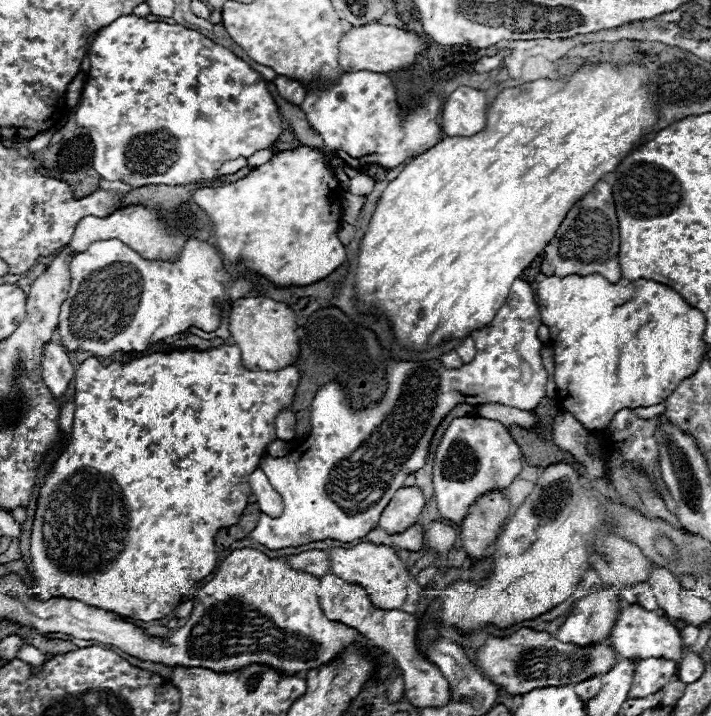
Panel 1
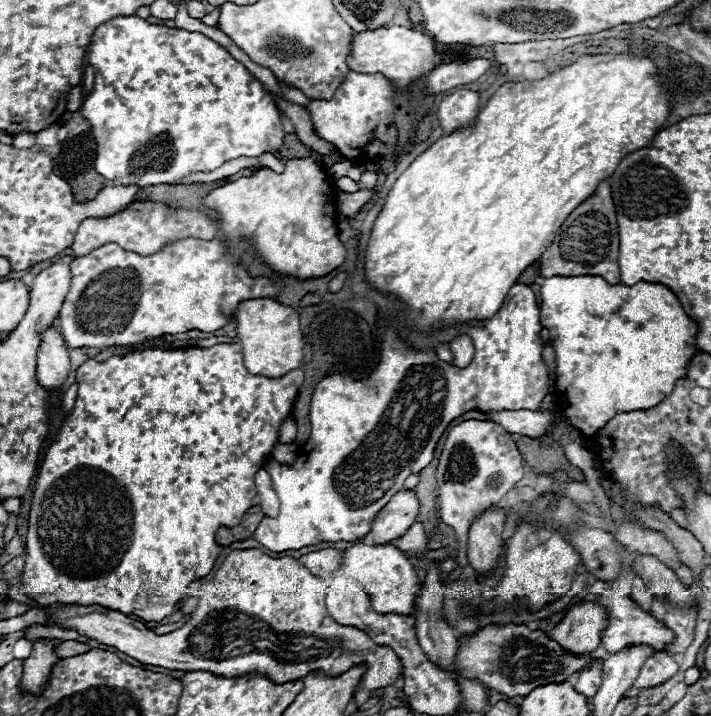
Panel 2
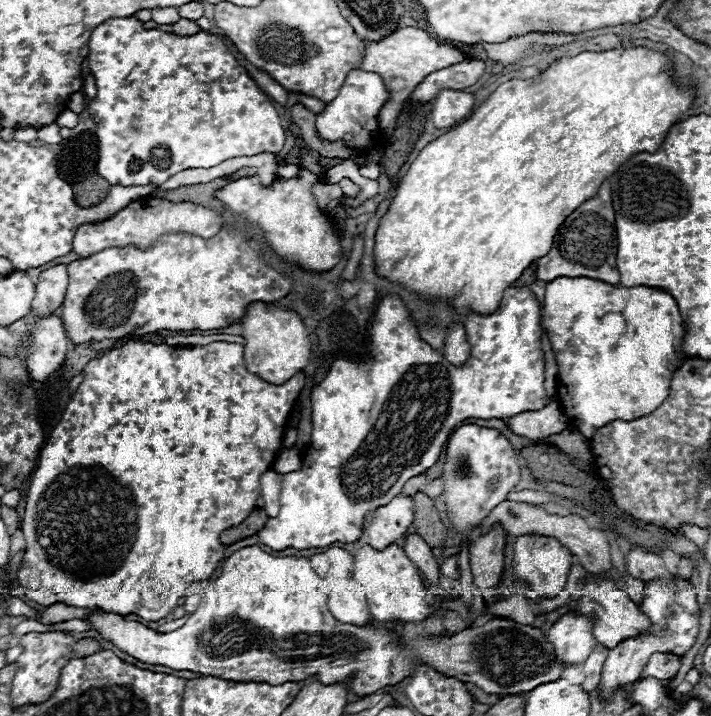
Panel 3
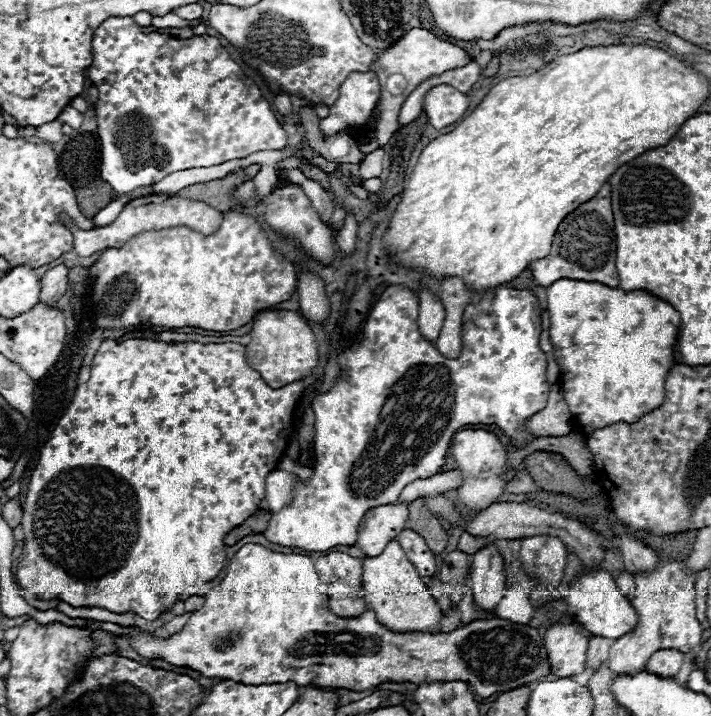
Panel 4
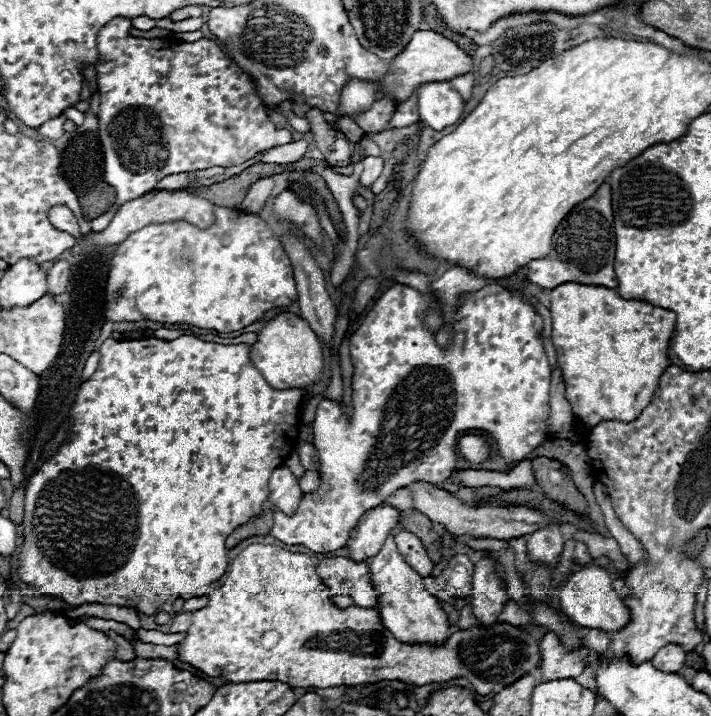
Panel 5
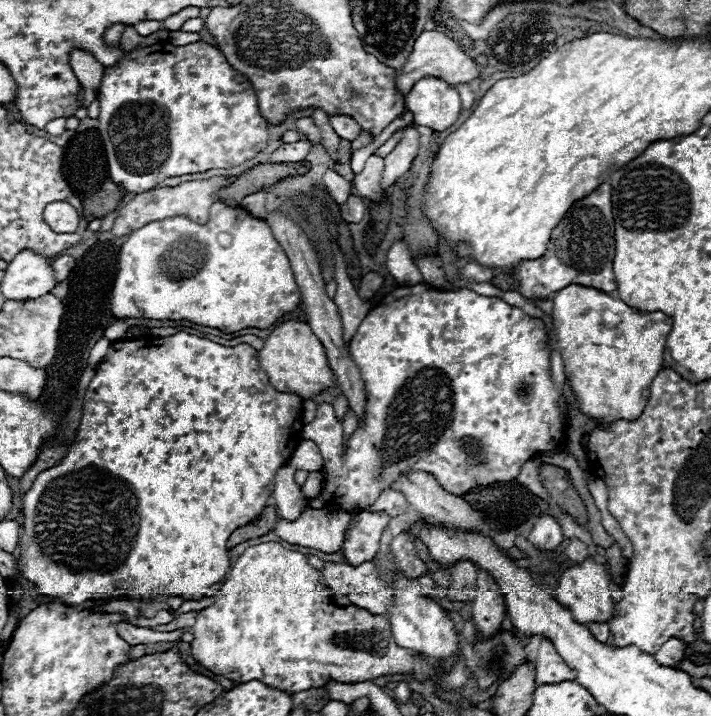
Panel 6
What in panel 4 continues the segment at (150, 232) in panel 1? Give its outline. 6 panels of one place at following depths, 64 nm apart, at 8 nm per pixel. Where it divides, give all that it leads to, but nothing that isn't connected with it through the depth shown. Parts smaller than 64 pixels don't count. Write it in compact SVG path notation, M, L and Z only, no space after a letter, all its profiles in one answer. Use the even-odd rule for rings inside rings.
M150 194L150 196L142 196L142 198L128 202L124 206L124 210L118 214L118 218L114 222L110 222L108 226L92 228L92 230L76 228L72 232L74 252L78 256L92 256L94 252L100 252L106 248L120 248L130 238L134 238L146 230L164 230L164 228L174 228L174 226L186 226L186 228L192 228L196 232L202 232L208 236L208 234L216 232L220 228L220 224L222 224L222 214L204 202L176 198L176 196L168 196L168 194Z

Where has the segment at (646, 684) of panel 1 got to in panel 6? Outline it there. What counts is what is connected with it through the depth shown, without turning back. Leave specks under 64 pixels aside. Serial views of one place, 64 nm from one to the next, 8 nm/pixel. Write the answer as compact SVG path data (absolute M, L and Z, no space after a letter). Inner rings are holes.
M670 638L658 652L656 652L656 662L660 666L668 666L668 668L678 668L678 664L684 660L684 652L686 652L686 644L682 640Z

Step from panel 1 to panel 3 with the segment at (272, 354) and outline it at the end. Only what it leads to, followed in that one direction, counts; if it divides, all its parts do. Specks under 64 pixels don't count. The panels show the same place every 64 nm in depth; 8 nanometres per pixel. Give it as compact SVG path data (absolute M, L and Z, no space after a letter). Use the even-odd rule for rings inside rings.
M252 302L240 324L244 328L242 338L246 340L244 362L248 372L258 374L272 384L284 384L310 362L310 338L298 312L278 308L272 302Z

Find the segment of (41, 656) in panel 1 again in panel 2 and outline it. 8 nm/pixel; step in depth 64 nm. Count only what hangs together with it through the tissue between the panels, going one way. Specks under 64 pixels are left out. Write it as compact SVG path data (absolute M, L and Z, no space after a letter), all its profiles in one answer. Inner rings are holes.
M20 639L14 645L12 653L15 654L16 659L27 659L33 650L32 644L26 639Z

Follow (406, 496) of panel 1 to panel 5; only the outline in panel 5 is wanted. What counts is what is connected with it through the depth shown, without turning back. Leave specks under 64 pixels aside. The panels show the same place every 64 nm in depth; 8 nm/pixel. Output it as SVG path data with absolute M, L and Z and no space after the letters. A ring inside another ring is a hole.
M376 506L364 512L358 520L358 526L348 540L348 550L352 552L352 560L368 560L376 556L390 536L390 532L398 526L402 512L392 506Z

